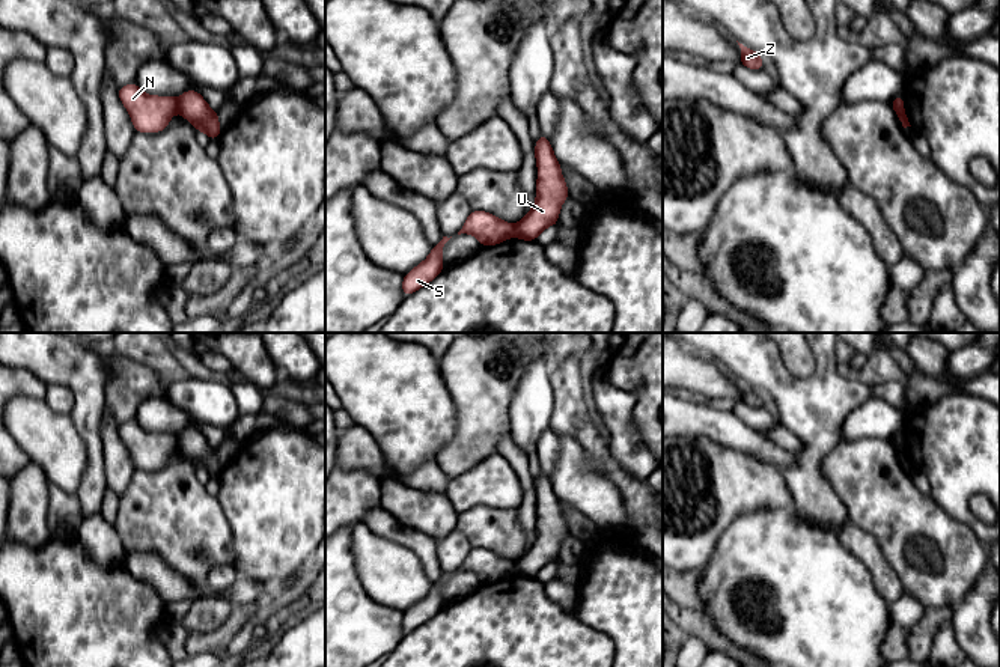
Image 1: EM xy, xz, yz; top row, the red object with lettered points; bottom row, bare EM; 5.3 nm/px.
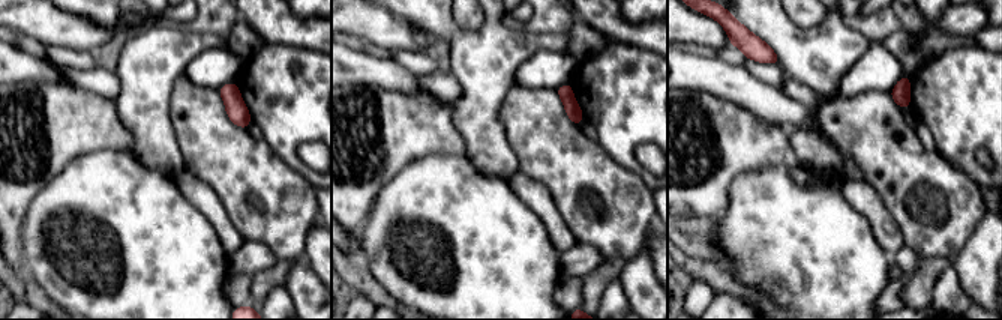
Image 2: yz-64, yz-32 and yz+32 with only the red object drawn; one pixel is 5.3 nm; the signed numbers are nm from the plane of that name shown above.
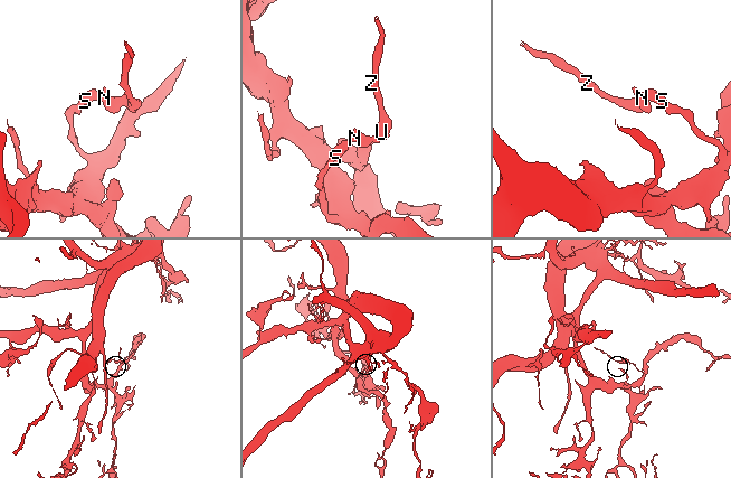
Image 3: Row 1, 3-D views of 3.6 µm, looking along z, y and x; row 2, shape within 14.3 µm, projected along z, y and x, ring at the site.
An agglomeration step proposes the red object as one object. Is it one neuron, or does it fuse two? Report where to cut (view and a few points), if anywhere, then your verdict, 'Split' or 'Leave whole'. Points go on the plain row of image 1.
Split along xy (176, 437), (178, 447). Split

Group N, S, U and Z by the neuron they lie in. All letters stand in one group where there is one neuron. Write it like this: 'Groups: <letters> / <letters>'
Groups: N S / U Z

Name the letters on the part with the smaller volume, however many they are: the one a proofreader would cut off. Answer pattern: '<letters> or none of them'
U, Z

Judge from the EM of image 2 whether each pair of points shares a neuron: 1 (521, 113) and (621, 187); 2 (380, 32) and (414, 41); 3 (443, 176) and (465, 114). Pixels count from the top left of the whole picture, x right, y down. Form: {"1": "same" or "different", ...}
{"1": "same", "2": "same", "3": "different"}

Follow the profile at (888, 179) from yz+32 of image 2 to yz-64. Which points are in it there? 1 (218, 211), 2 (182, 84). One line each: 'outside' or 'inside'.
1: outside
2: inside

